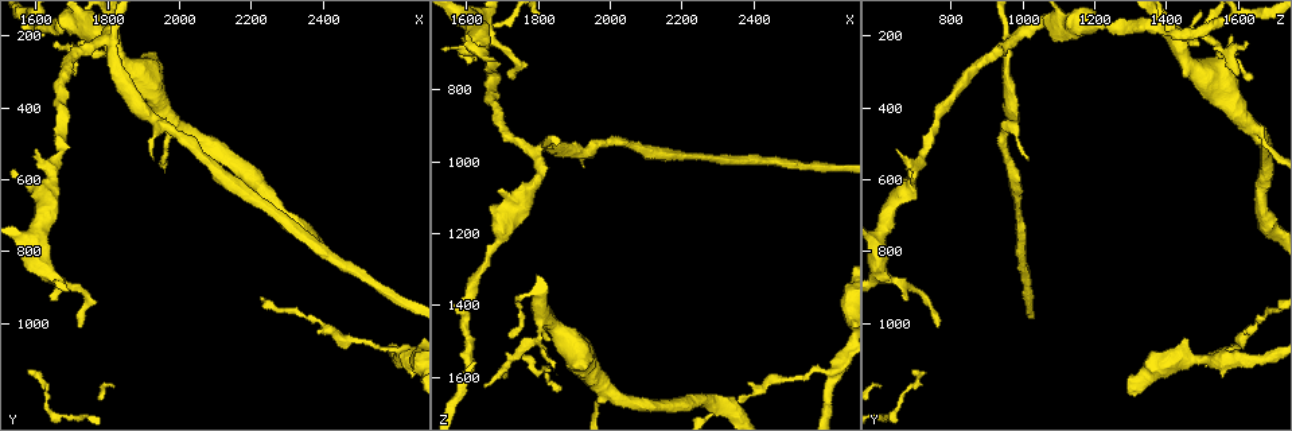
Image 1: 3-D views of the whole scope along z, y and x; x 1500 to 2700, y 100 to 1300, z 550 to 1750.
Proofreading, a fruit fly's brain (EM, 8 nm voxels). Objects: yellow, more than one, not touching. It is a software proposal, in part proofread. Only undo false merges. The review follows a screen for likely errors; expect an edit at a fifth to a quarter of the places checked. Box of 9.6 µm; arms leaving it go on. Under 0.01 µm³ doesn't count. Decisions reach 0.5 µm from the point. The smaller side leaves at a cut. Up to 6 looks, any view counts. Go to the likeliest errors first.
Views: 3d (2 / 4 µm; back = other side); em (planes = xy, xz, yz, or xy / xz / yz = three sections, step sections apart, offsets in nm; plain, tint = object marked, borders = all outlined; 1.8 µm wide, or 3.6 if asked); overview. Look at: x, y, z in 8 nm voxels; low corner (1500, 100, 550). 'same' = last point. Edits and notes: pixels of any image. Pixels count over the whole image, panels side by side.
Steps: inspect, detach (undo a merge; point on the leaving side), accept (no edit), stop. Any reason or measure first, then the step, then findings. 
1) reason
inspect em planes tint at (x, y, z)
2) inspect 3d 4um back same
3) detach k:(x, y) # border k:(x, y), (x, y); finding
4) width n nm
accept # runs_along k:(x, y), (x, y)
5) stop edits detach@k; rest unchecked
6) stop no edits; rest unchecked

four or more arms meet
inspect 3d 2um at (1790, 210, 970)

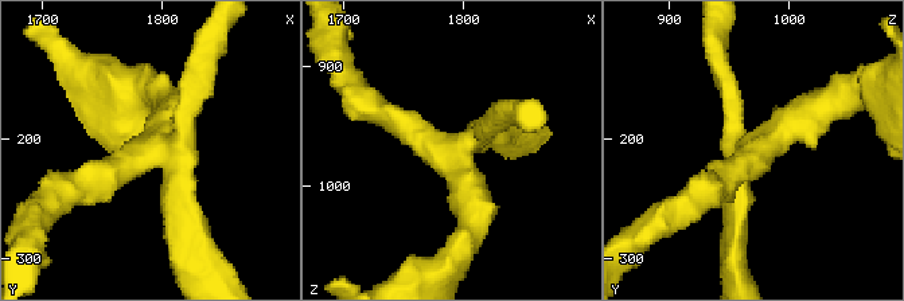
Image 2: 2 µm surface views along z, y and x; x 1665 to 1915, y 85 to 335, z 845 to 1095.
arms 4
inspect em yz step 8 tint at (1798, 206, 972)

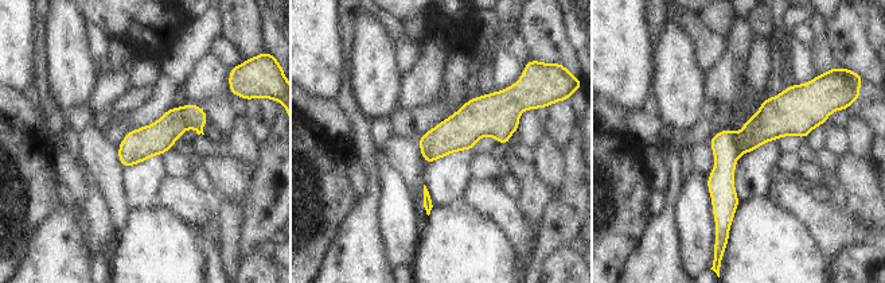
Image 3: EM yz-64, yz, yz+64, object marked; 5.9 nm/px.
width 190 nm
detach 3:(721, 181) # border 3:(735, 134), (735, 151), (739, 155); two neurons meet here

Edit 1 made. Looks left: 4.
three arms meet
inspect em yz step 4 tint at (2620, 1090, 1580)

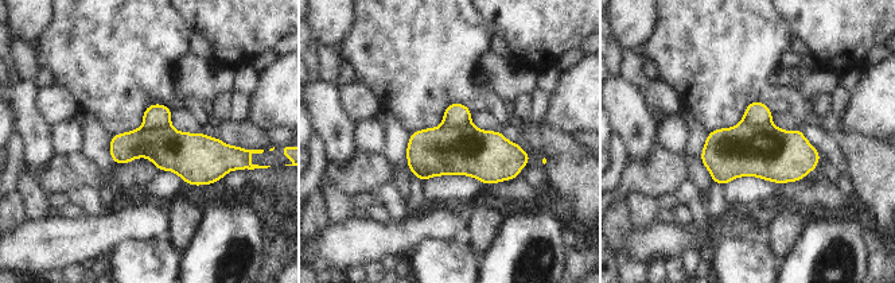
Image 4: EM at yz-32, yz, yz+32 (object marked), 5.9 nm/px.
detach 4:(757, 113) # border 4:(743, 120), (750, 124), (770, 123); two neurons meet here

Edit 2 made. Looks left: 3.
sharp bend
inspect em planes tint at (1630, 610, 680)

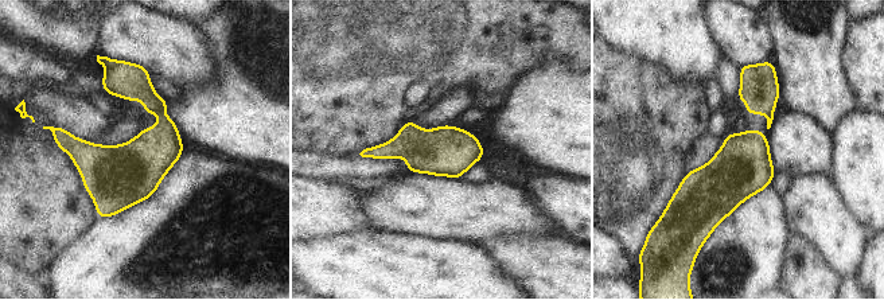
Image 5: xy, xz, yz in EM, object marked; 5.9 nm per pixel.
width 300 nm
accept # one neuron here

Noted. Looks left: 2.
stop edits detach@3, detach@4; rest unchecked

